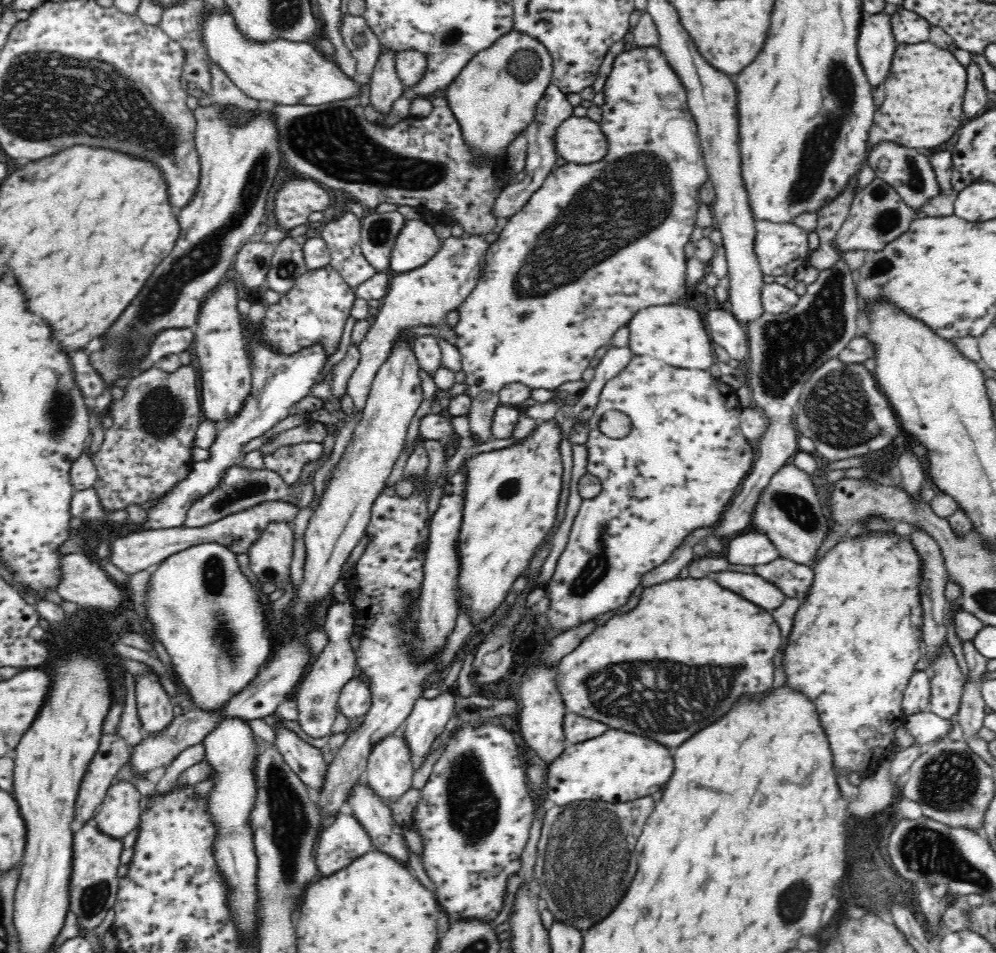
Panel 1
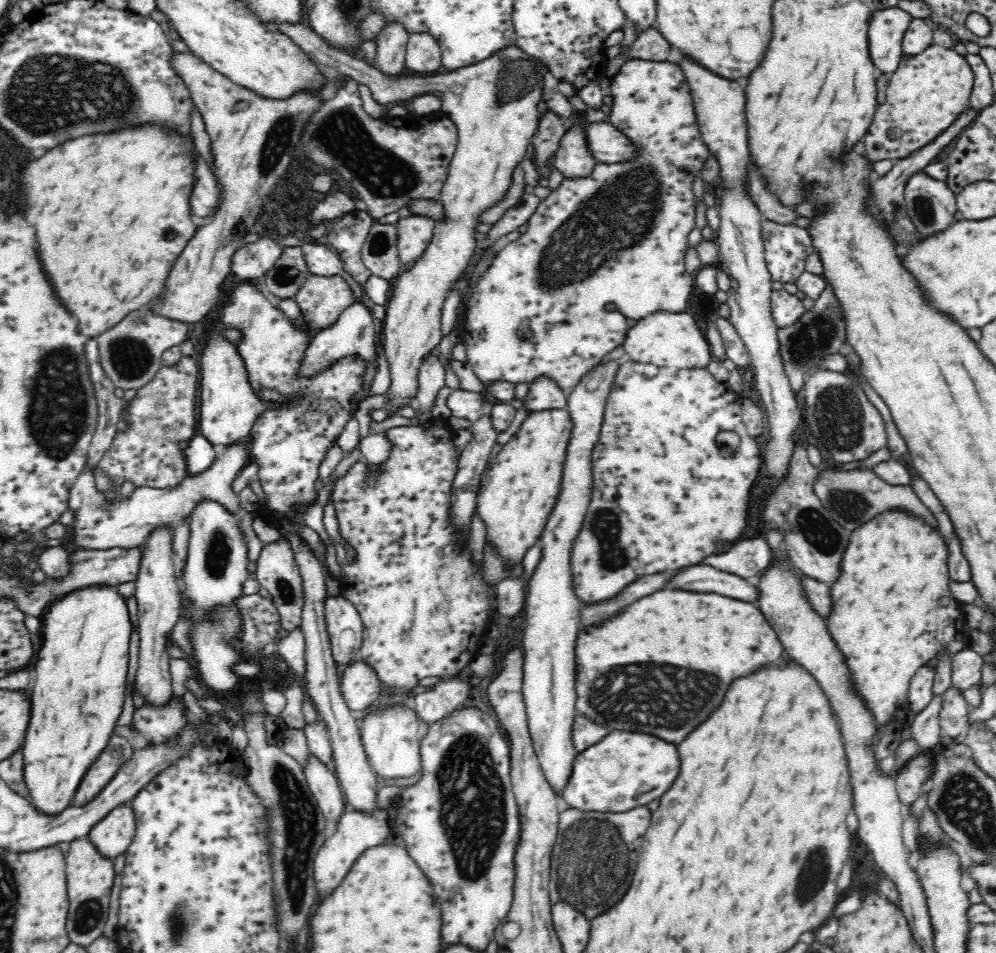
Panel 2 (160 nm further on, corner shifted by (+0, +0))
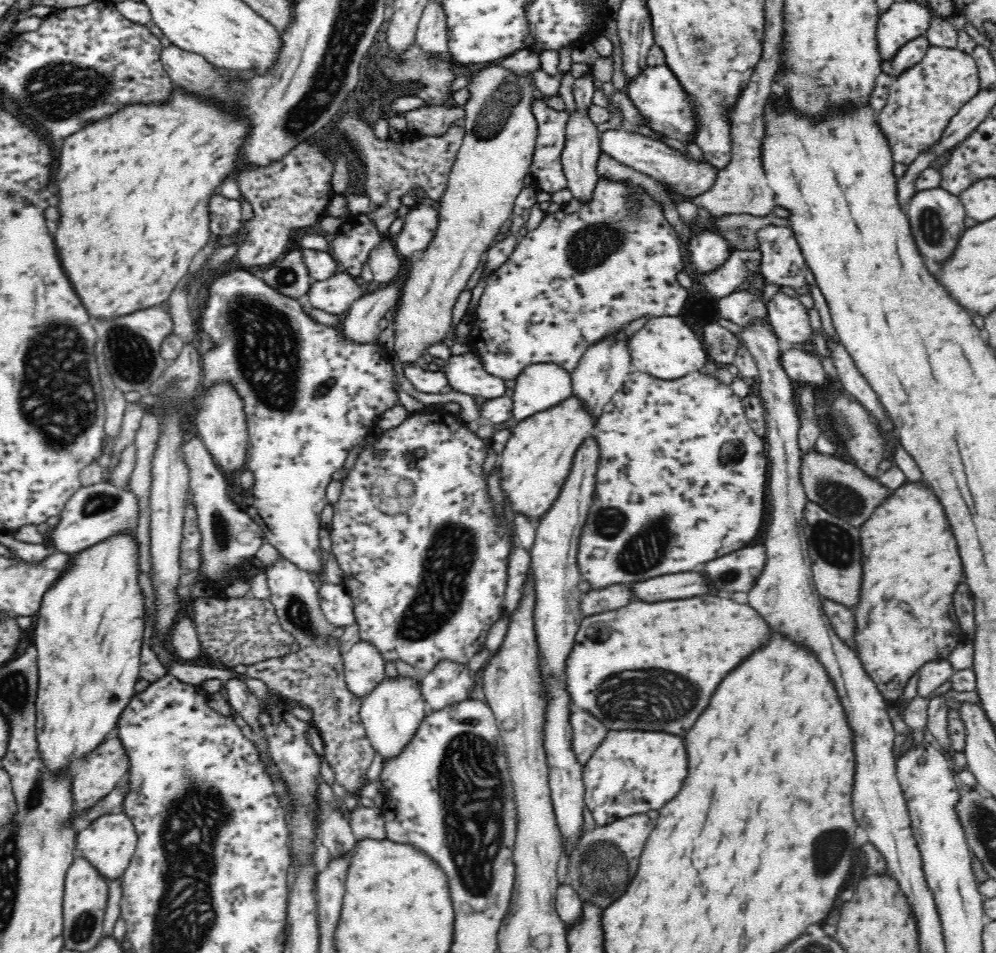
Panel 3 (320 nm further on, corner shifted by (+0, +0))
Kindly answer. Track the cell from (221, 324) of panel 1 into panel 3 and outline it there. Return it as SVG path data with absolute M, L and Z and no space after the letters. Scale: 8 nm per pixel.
M214 386L205 394L204 406L196 416L199 439L224 475L232 476L246 470L249 438L240 395L232 386Z

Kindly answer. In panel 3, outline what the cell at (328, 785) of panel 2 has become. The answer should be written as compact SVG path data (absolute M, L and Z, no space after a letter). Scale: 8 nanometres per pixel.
M331 812L319 826L321 843L328 849L331 860L347 857L357 842L345 813Z

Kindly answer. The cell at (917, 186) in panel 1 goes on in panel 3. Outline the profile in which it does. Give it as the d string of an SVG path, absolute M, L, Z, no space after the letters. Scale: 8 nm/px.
M942 187L915 193L912 196L907 217L912 234L918 242L918 248L924 256L942 264L944 260L948 260L954 254L962 230L966 230L966 226L964 226L966 211L964 208L965 206L963 202L960 202L959 196L950 194Z

